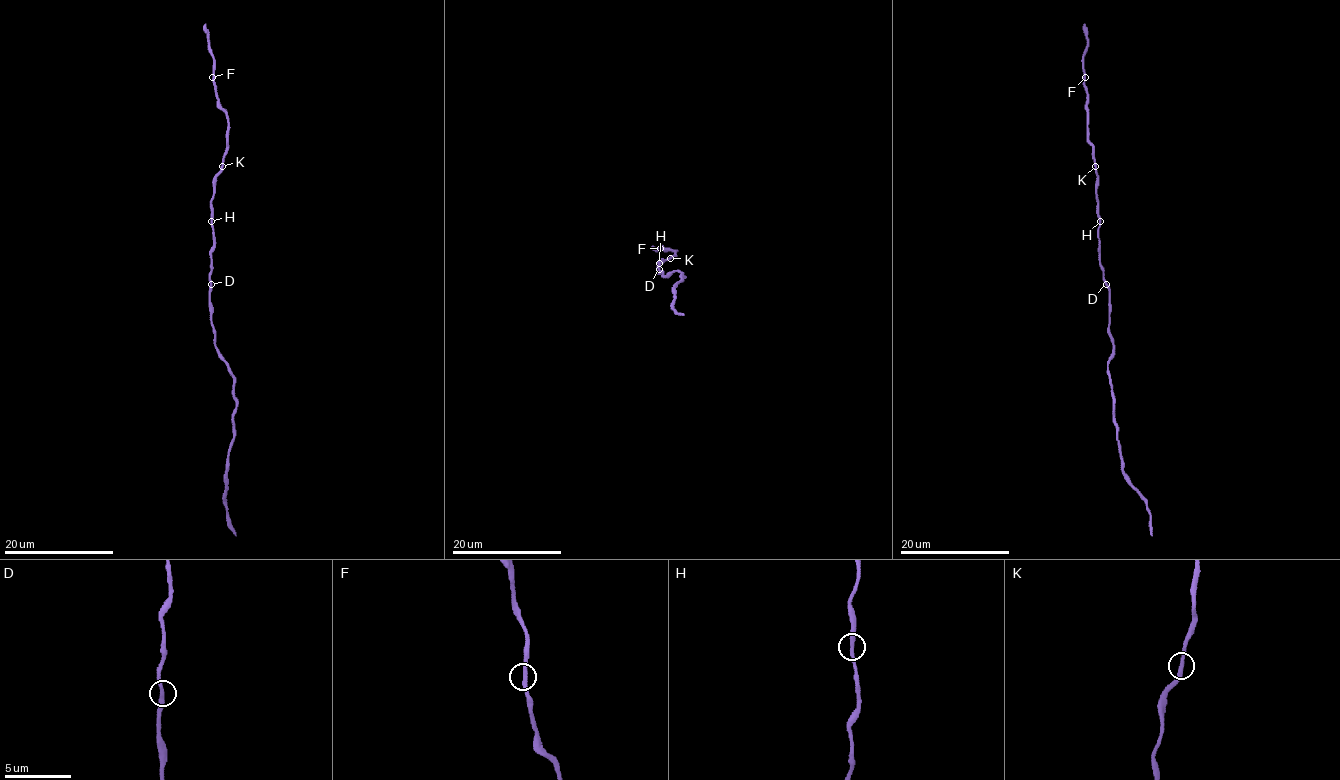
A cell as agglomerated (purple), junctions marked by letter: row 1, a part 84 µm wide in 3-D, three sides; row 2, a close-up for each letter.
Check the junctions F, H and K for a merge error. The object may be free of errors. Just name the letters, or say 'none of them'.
none of them

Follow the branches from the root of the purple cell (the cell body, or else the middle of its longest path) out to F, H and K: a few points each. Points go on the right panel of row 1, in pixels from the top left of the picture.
F: (1107, 284), (1100, 264), (1097, 172), (1088, 138), (1085, 77)
H: (1107, 284), (1100, 264), (1100, 220)
K: (1107, 284), (1100, 264), (1095, 166)

